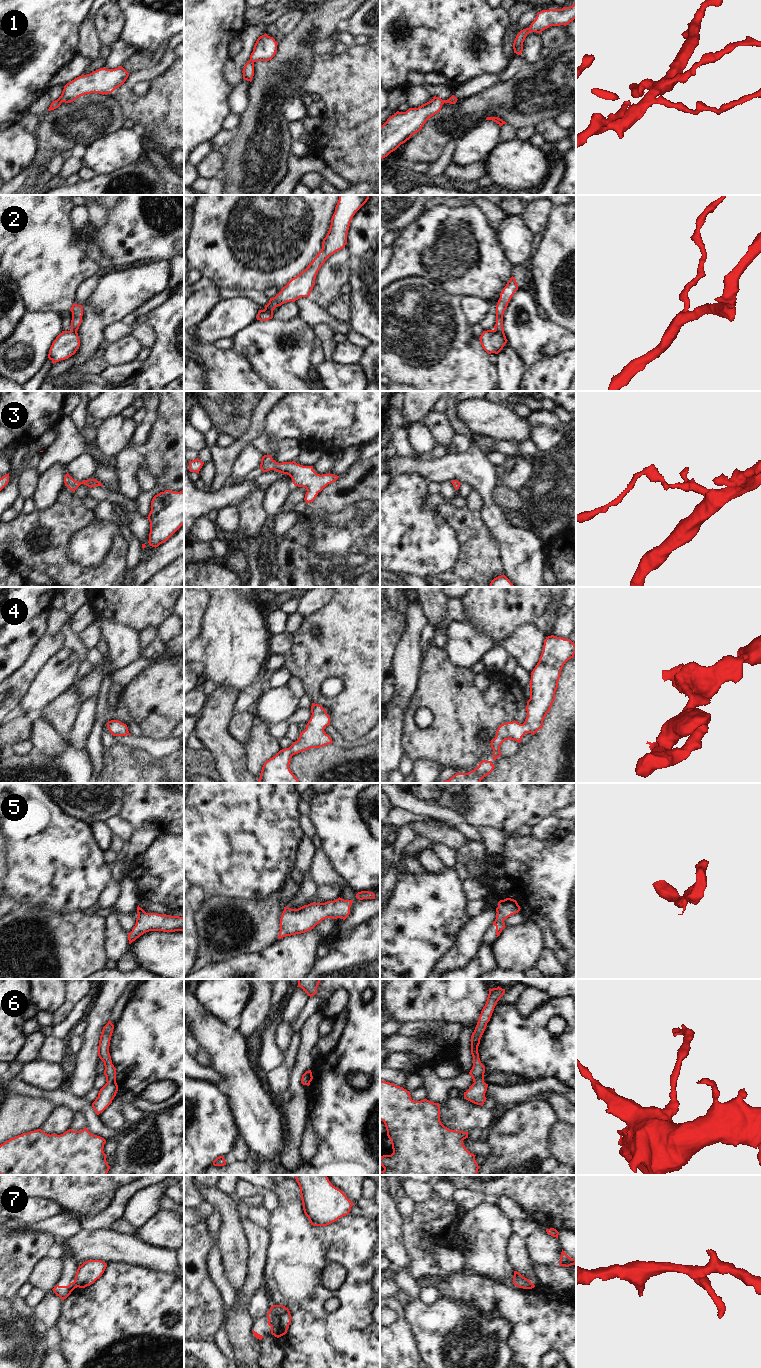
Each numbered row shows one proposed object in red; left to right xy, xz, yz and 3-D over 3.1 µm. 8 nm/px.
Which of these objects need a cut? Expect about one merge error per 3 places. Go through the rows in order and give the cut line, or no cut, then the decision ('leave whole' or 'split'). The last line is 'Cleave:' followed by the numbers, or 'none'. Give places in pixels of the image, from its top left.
1: no cut | leave whole
2: no cut | leave whole
3: no cut | leave whole
4: no cut | leave whole
5: no cut | leave whole
6: no cut | leave whole
7: xy (73, 1282), (77, 1286) | split
Cleave: 7

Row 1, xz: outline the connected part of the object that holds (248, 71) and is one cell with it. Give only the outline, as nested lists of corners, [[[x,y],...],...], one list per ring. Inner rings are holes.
[[[266,33],[257,39],[253,52],[250,55],[250,60],[247,61],[242,71],[244,80],[252,81],[254,76],[254,63],[256,61],[271,60],[277,52],[277,45],[278,42]]]

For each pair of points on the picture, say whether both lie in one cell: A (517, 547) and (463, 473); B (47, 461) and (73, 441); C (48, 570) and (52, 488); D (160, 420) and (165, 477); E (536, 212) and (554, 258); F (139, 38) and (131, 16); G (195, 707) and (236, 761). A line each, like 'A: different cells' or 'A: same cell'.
A: same cell
B: same cell
C: different cells
D: same cell
E: different cells
F: same cell
G: different cells

